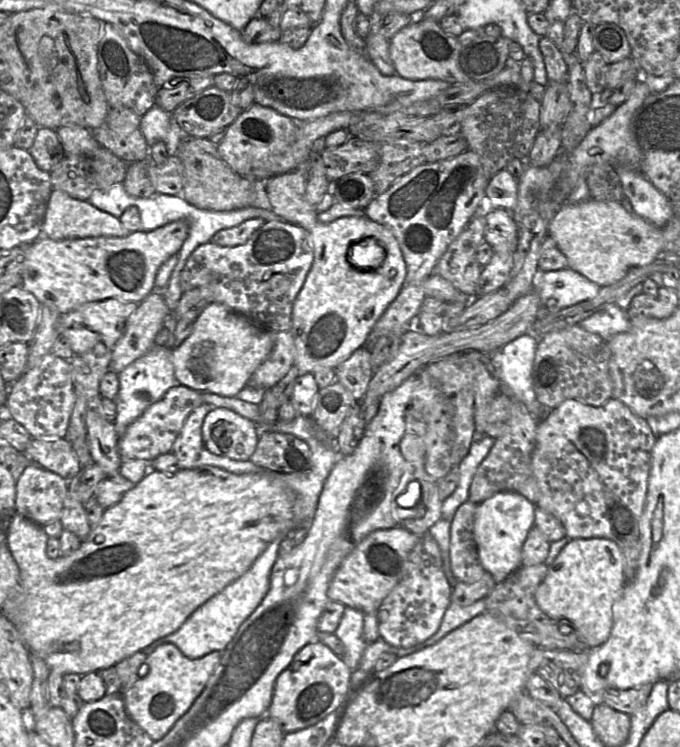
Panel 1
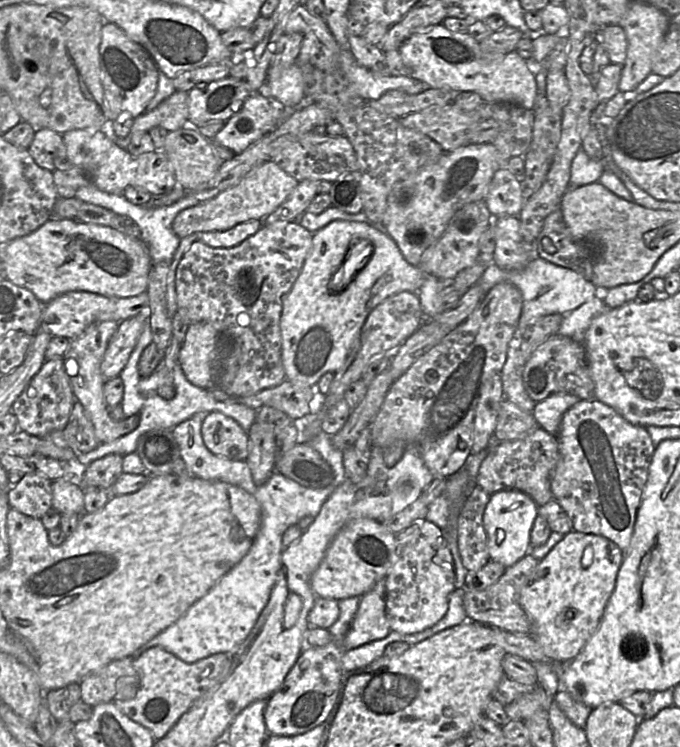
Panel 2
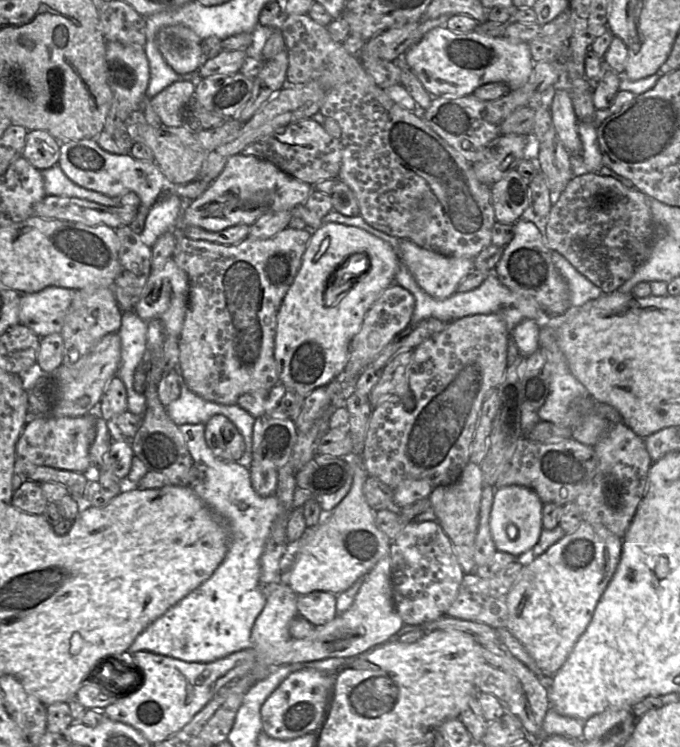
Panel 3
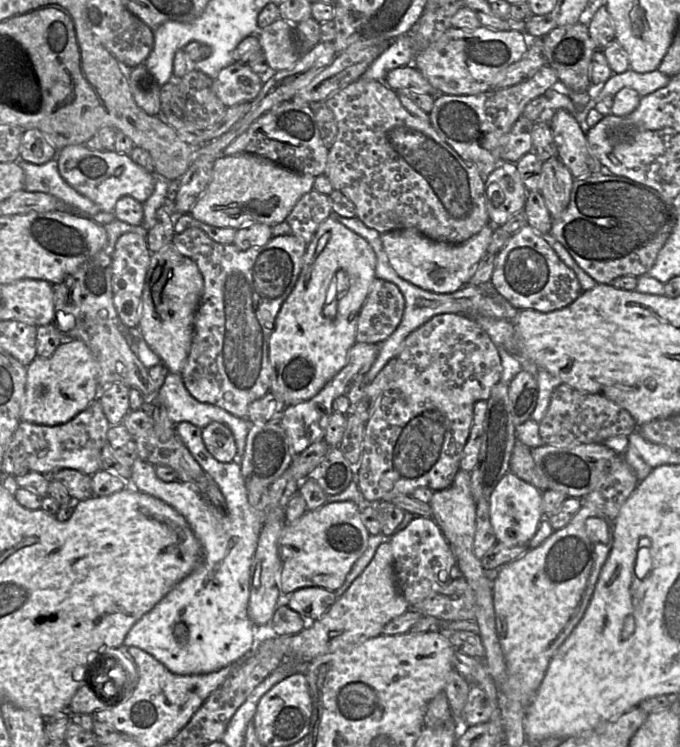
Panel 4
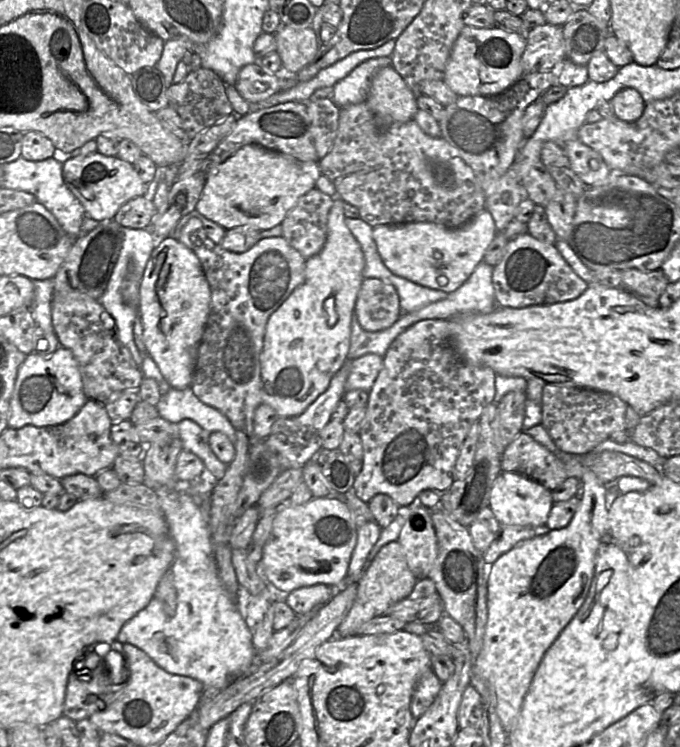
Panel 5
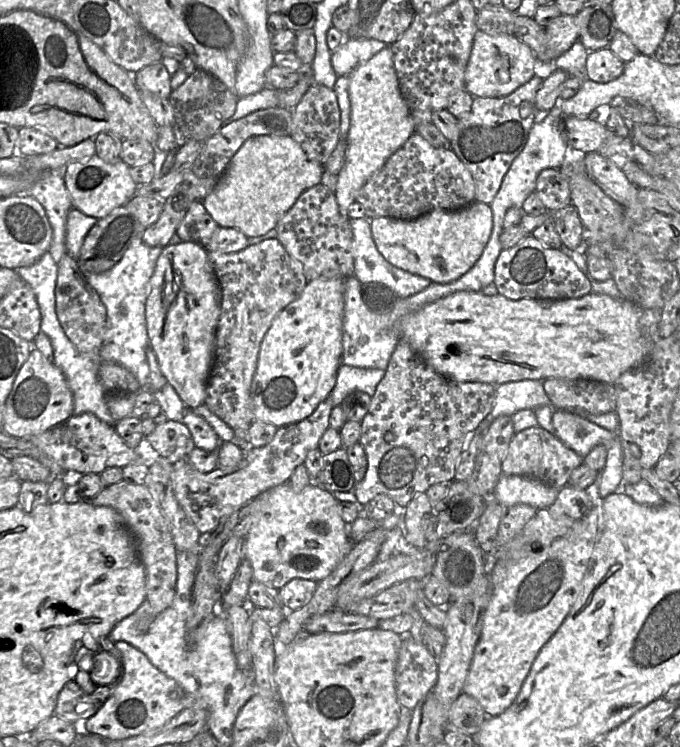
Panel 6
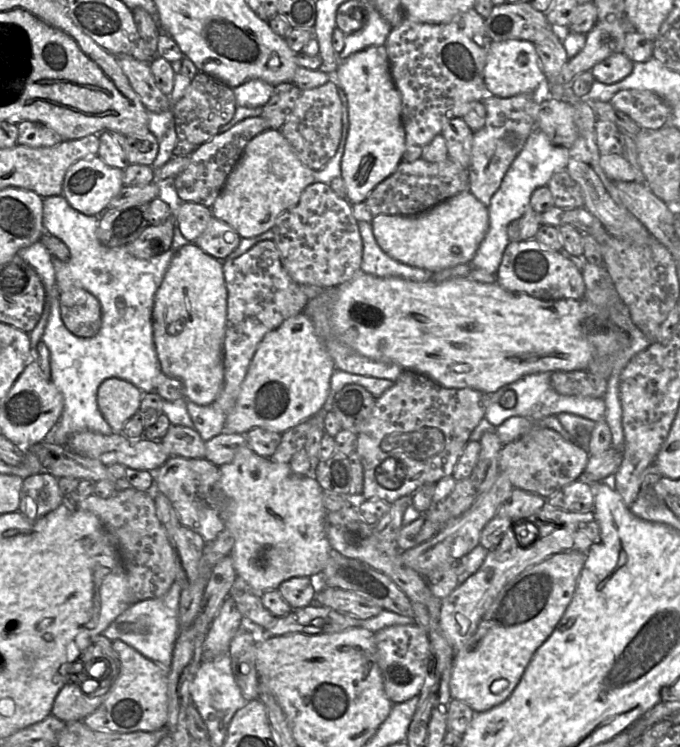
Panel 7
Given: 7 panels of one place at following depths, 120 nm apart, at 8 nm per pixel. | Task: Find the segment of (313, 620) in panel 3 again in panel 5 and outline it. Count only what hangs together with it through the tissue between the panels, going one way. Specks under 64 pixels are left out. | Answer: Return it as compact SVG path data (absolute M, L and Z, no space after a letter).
M324 584L300 587L289 592L284 601L296 615L305 615L310 612L314 615L319 607L333 596L335 588Z

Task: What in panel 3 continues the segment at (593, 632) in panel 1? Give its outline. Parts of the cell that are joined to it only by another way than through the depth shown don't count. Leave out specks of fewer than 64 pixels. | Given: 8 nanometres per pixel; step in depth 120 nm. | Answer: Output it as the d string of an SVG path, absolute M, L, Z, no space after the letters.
M581 521L578 528L532 561L526 561L507 596L507 629L525 647L547 677L564 665L580 636L588 627L595 608L620 561L622 539L601 524Z

